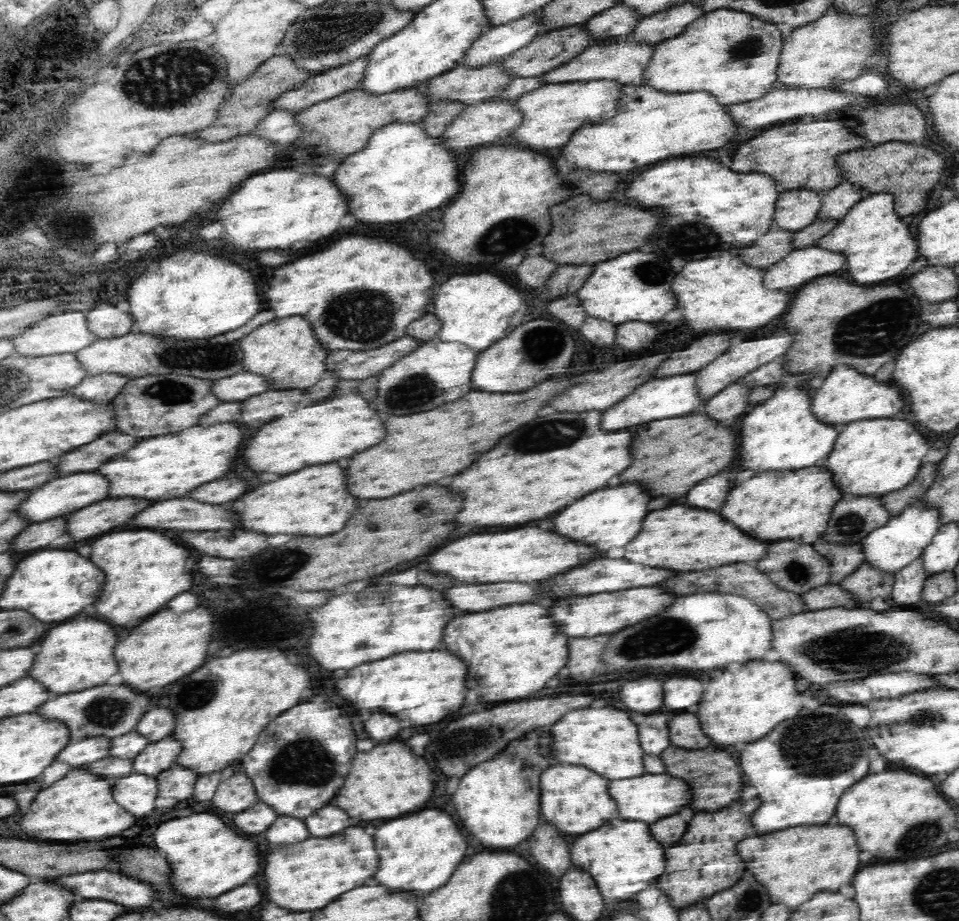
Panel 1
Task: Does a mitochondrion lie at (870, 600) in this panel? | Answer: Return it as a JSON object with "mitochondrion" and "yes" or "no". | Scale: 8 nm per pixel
{"mitochondrion":"no"}

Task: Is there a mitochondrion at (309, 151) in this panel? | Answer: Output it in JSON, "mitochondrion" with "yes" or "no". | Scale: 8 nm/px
{"mitochondrion":"yes"}

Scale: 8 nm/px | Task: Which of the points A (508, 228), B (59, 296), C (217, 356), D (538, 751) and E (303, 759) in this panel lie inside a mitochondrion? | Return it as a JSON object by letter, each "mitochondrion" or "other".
{"A":"mitochondrion","B":"other","C":"mitochondrion","D":"mitochondrion","E":"mitochondrion"}

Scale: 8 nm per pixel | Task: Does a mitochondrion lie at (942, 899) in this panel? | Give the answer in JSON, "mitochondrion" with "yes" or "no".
{"mitochondrion":"yes"}

